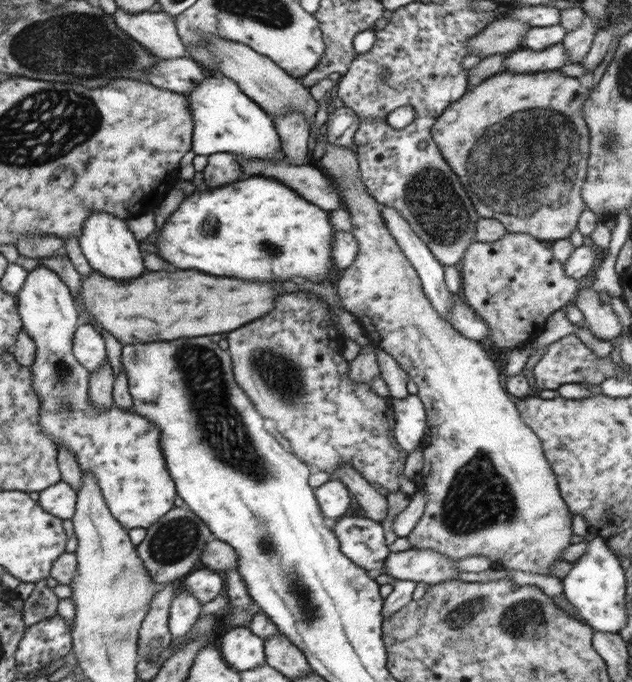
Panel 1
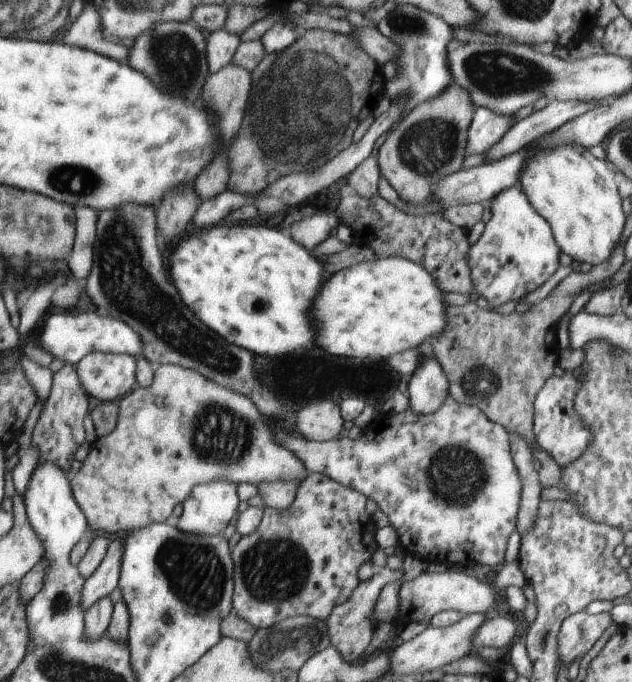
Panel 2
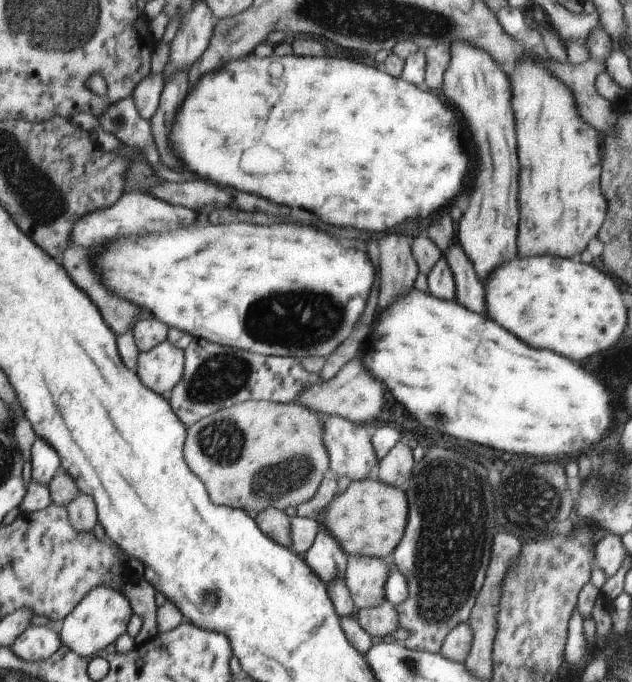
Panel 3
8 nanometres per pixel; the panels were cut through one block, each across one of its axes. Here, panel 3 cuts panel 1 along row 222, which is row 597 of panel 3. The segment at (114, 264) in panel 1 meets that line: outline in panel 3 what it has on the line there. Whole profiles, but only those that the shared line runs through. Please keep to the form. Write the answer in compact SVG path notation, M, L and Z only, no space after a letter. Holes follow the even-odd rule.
M98 586L96 590L90 590L87 597L64 618L64 626L60 629L60 635L63 638L64 646L68 646L76 654L86 658L94 657L102 652L102 648L116 642L126 632L130 616L132 616L132 608L130 608L128 598L122 592L118 592L110 586Z

